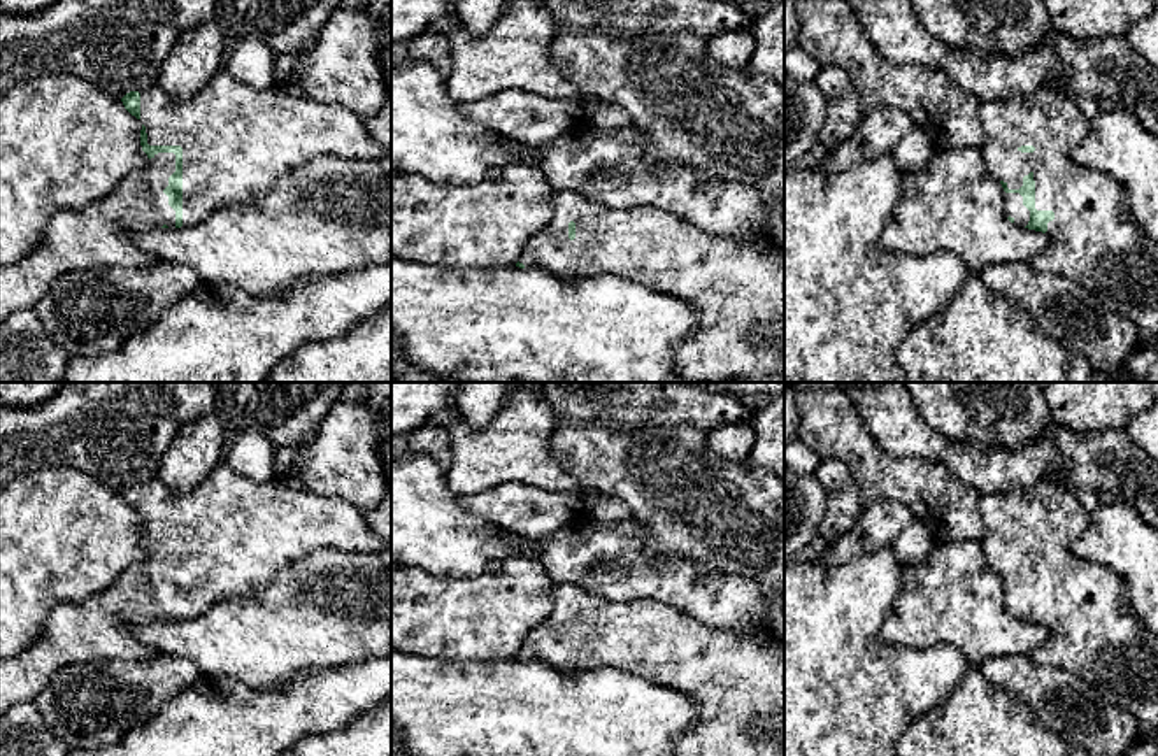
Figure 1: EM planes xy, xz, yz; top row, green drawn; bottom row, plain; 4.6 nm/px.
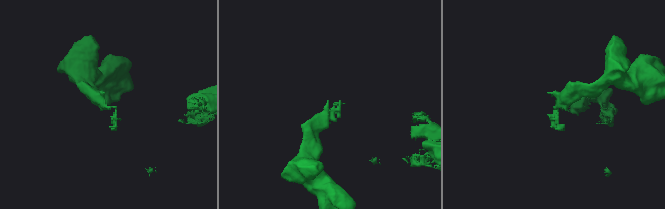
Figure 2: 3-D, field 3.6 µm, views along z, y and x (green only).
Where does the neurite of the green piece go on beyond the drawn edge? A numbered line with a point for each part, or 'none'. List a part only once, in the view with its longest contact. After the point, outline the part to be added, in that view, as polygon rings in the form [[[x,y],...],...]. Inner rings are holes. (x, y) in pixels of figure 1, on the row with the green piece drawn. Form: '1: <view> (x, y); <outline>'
1: yz (1095, 241); [[[1047,89],[1011,93],[983,102],[979,118],[984,130],[981,151],[990,174],[1009,189],[1019,189],[1032,172],[1035,209],[1054,212],[1046,232],[1049,242],[1030,263],[1093,291],[1109,310],[1137,326],[1139,339],[1158,340],[1158,242],[1142,232],[1116,179],[1072,160],[1072,151],[1090,130],[1090,119],[1076,100]]]

